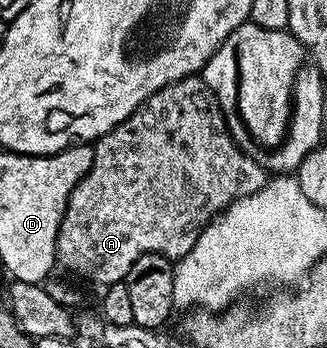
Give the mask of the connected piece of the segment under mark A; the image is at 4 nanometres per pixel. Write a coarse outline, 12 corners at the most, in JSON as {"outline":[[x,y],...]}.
{"outline":[[199,75],[95,141],[56,239],[107,286],[173,262],[262,165]]}

